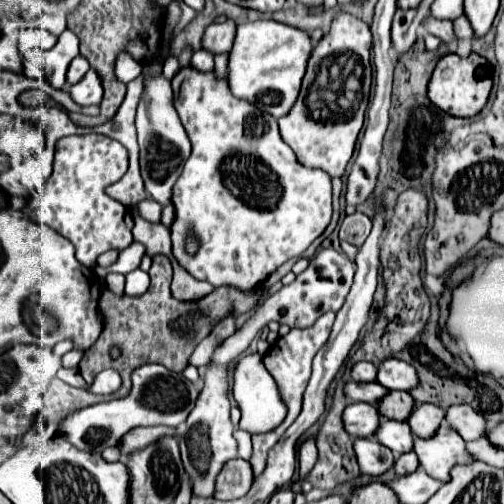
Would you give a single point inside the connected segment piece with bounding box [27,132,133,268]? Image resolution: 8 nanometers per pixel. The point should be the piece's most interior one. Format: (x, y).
(75, 204)

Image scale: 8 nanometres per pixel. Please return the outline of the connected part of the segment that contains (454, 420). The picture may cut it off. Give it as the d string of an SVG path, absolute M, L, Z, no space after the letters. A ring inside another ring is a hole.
M469 404L447 408L445 418L451 424L451 428L455 428L461 434L461 438L467 442L487 436L484 416L480 412L475 412Z

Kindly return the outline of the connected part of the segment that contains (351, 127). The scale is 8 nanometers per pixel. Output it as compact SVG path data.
M309 78L309 82L305 80L305 86L299 94L297 104L293 106L293 110L285 116L279 118L279 130L281 136L285 138L285 142L293 148L293 152L297 154L297 160L305 166L315 166L321 168L325 172L329 172L331 176L343 176L345 168L355 152L355 144L357 144L357 136L363 128L363 118L365 118L365 106L361 106L353 118L345 120L345 122L333 122L333 120L313 120L307 106L305 106L305 98L309 92L309 84L313 78Z

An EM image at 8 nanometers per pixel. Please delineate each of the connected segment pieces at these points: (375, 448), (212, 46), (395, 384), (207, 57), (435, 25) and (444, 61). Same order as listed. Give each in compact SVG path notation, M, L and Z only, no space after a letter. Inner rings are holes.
M357 438L353 446L363 474L381 476L393 468L393 452L387 446L381 446L381 442L377 442L375 438Z
M231 18L221 22L221 24L211 24L205 30L205 36L203 36L203 48L211 50L215 54L229 52L231 46L233 46L235 30L237 30L237 24Z
M389 358L379 364L377 380L379 380L379 384L383 384L389 390L409 392L409 390L413 390L413 386L417 386L417 372L407 362Z
M201 48L193 54L191 66L202 72L211 71L214 68L214 57L212 53Z
M429 16L429 18L423 20L423 28L429 34L441 38L441 42L445 42L445 44L455 40L455 32L453 32L453 22L451 20L437 20L437 18Z
M447 54L439 60L433 78L429 82L429 100L451 116L473 118L485 108L491 88L493 88L491 64L485 58L481 58L479 54L469 54L467 58L461 58L457 54Z

